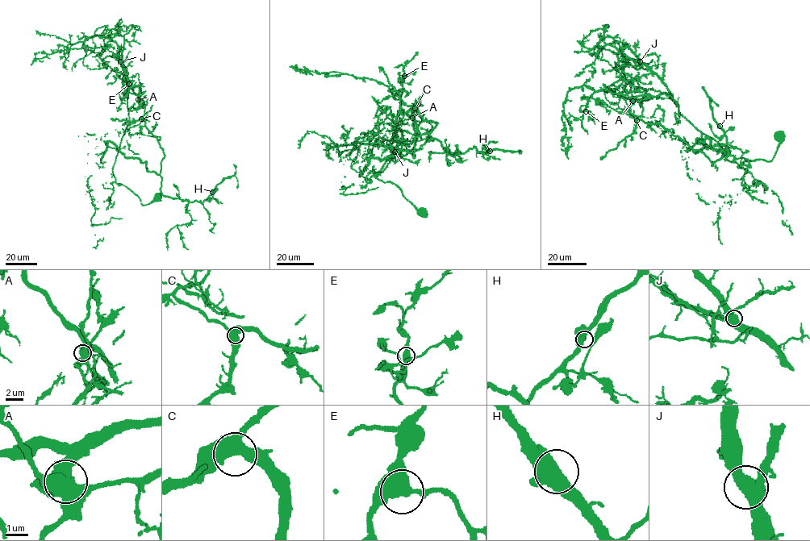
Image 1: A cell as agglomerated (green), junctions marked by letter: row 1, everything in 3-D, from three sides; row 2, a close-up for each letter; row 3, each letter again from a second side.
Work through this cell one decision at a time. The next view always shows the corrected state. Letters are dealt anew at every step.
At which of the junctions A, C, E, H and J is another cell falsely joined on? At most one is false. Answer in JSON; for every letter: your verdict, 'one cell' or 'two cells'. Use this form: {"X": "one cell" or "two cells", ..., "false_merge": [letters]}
{"A": "two cells", "C": "one cell", "E": "one cell", "H": "one cell", "J": "one cell", "false_merge": ["A"]}

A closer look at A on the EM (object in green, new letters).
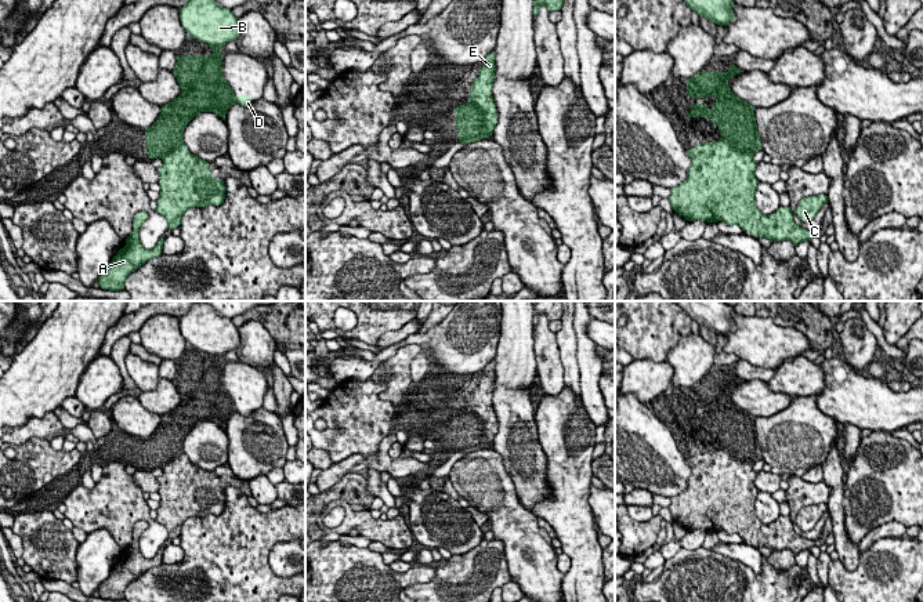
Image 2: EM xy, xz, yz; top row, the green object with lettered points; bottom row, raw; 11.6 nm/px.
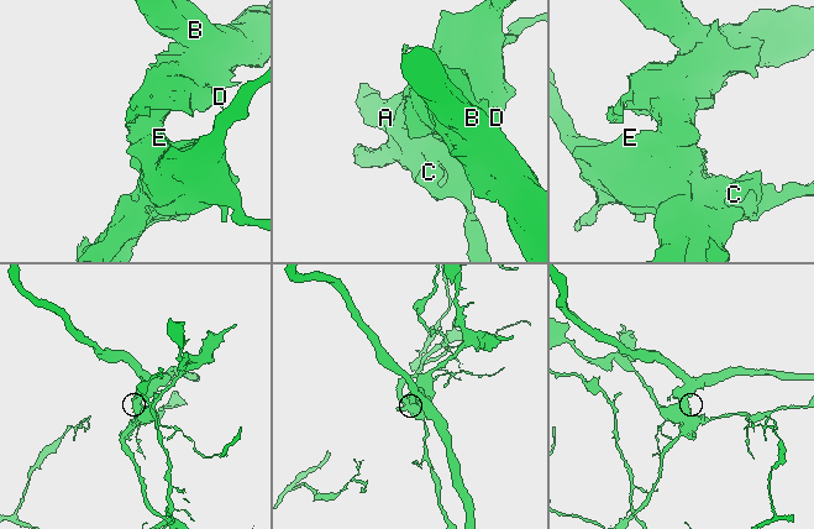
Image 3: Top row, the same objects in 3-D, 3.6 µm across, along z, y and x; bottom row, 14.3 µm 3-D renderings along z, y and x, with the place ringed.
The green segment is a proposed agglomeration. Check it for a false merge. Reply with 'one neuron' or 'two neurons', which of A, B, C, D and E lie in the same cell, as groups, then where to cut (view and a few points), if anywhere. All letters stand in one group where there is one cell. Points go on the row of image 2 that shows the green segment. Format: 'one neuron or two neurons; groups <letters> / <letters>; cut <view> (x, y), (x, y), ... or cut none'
two neurons; groups A C E / B D; cut xz (456, 113), (474, 112), (487, 136)

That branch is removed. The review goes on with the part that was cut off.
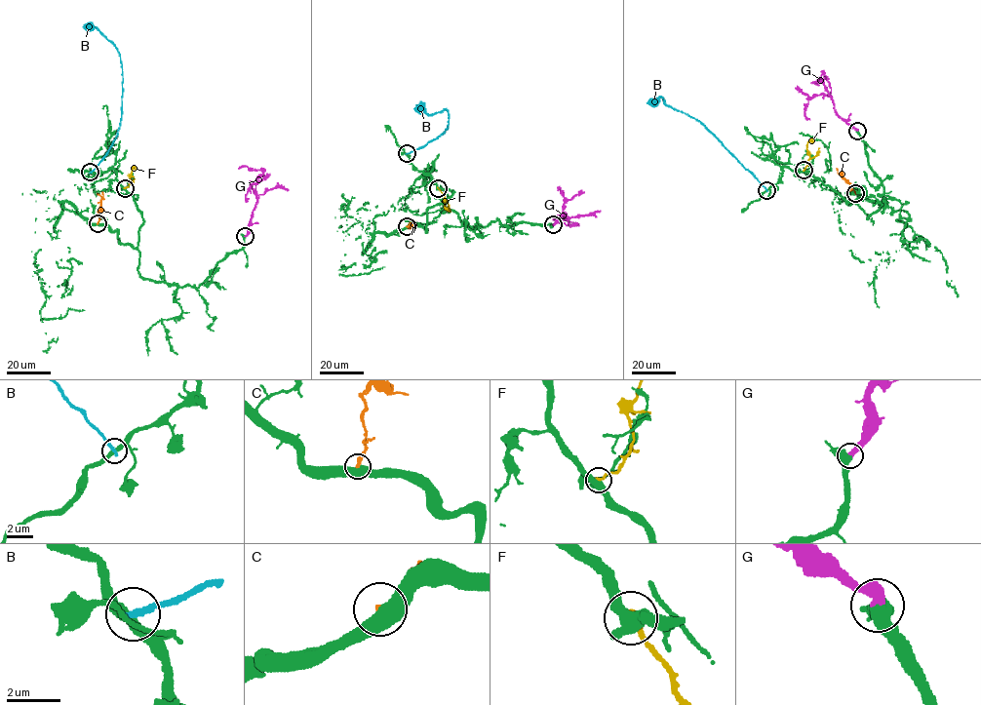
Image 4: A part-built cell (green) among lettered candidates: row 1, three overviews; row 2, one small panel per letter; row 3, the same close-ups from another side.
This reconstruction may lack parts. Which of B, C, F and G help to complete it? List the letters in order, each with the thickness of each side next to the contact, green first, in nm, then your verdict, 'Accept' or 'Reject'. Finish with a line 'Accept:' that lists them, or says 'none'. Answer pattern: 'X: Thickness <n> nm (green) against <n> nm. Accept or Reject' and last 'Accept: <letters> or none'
B: Thickness 320 nm (green) against 260 nm. Reject
C: Thickness 500 nm (green) against 220 nm. Reject
F: Thickness 500 nm (green) against 240 nm. Reject
G: Thickness 480 nm (green) against 400 nm. Accept
Accept: G

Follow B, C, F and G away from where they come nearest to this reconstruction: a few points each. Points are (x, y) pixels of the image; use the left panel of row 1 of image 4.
B: (90, 173), (100, 161), (116, 136), (121, 118), (123, 82), (120, 56), (115, 45), (97, 28), (85, 24)
C: (98, 223), (101, 191)
F: (125, 188), (131, 181), (134, 167), (131, 169)
G: (245, 236), (257, 201), (256, 180), (263, 173), (246, 166), (238, 169)

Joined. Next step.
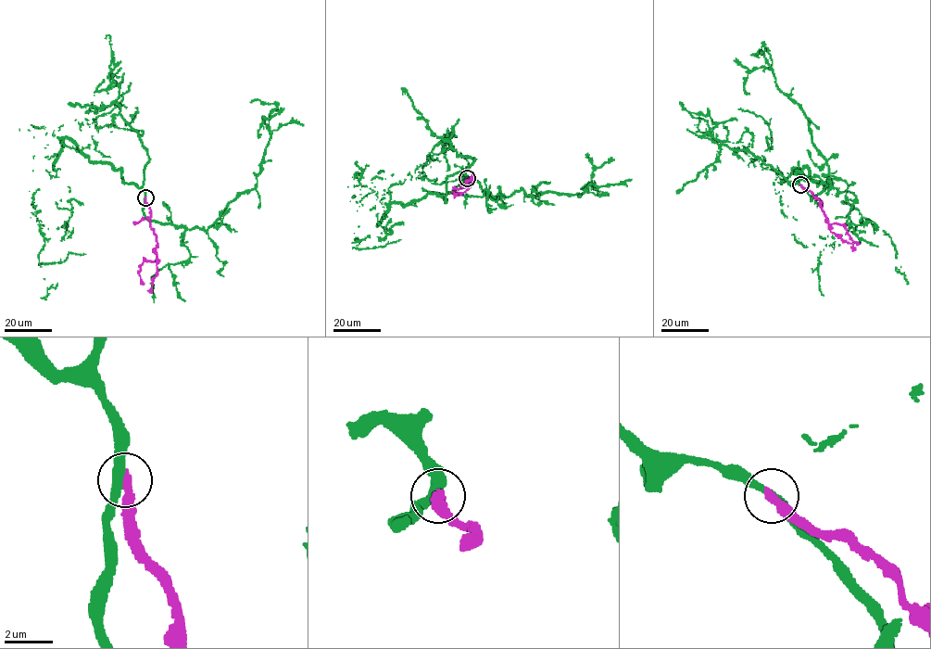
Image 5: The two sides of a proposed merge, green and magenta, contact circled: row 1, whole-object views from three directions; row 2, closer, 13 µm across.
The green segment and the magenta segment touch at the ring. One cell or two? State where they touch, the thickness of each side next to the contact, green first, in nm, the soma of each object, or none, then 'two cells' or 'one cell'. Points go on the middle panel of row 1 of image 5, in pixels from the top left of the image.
at (467, 178); 320 nm thick on the green side, 380 nm on the other; no cell body on green; no cell body on magenta; two cells

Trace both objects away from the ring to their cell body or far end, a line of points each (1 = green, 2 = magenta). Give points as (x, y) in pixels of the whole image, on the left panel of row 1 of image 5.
1: (144, 197), (64, 137), (31, 206), (41, 228), (72, 231), (66, 260), (40, 264), (57, 283)
2: (145, 197), (157, 244), (157, 257), (154, 261), (144, 260), (139, 274), (140, 282)

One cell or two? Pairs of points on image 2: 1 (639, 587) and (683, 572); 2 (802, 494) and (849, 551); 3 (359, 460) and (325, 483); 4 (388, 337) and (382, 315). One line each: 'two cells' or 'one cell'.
1: one cell
2: two cells
3: one cell
4: two cells

